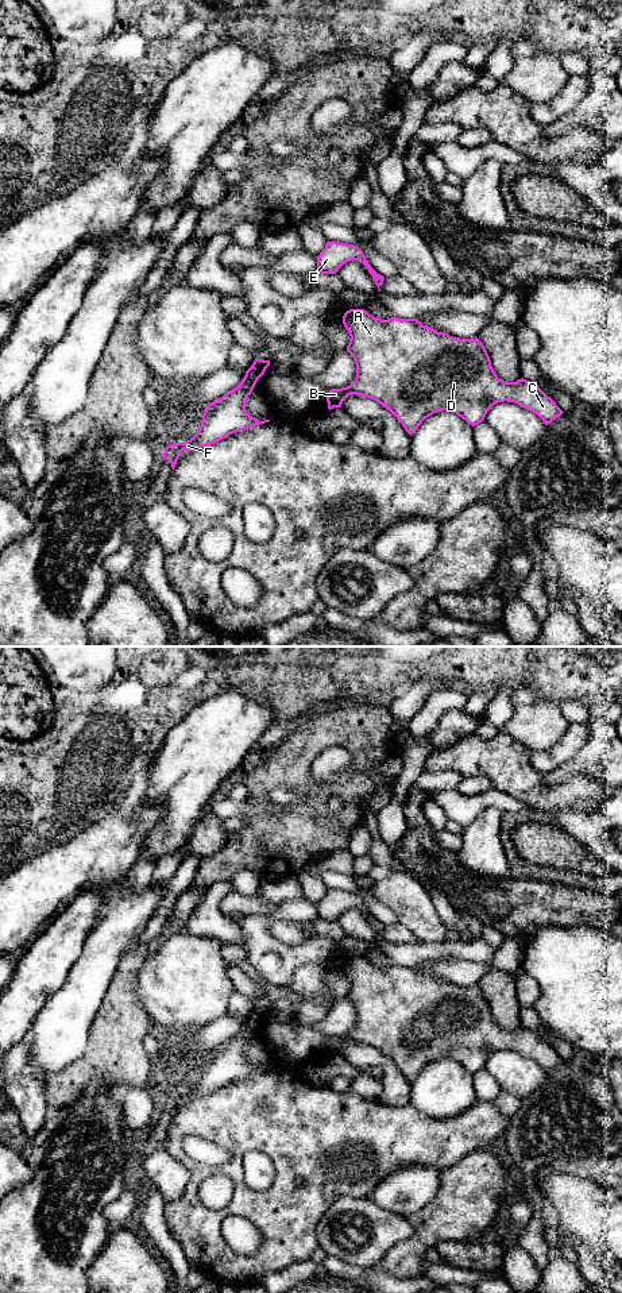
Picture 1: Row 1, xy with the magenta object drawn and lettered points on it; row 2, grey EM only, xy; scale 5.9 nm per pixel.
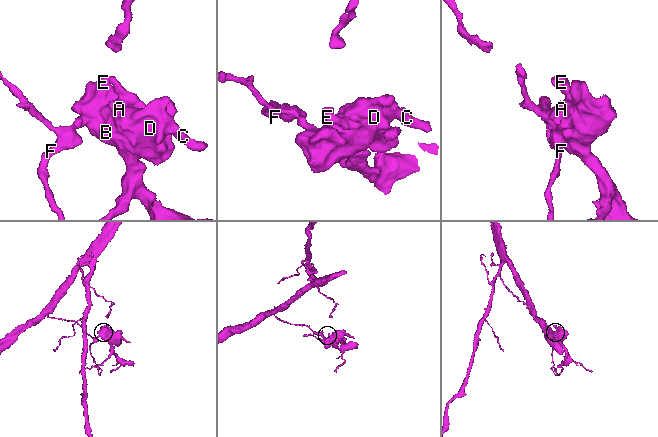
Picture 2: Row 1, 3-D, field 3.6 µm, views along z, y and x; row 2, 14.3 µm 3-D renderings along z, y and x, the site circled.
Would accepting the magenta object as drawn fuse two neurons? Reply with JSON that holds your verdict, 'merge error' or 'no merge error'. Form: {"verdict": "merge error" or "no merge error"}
{"verdict": "merge error"}

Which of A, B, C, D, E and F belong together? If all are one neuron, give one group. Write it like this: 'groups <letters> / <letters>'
groups A B C D E / F

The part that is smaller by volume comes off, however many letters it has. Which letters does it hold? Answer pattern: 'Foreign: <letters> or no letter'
Foreign: A, B, C, D, E

